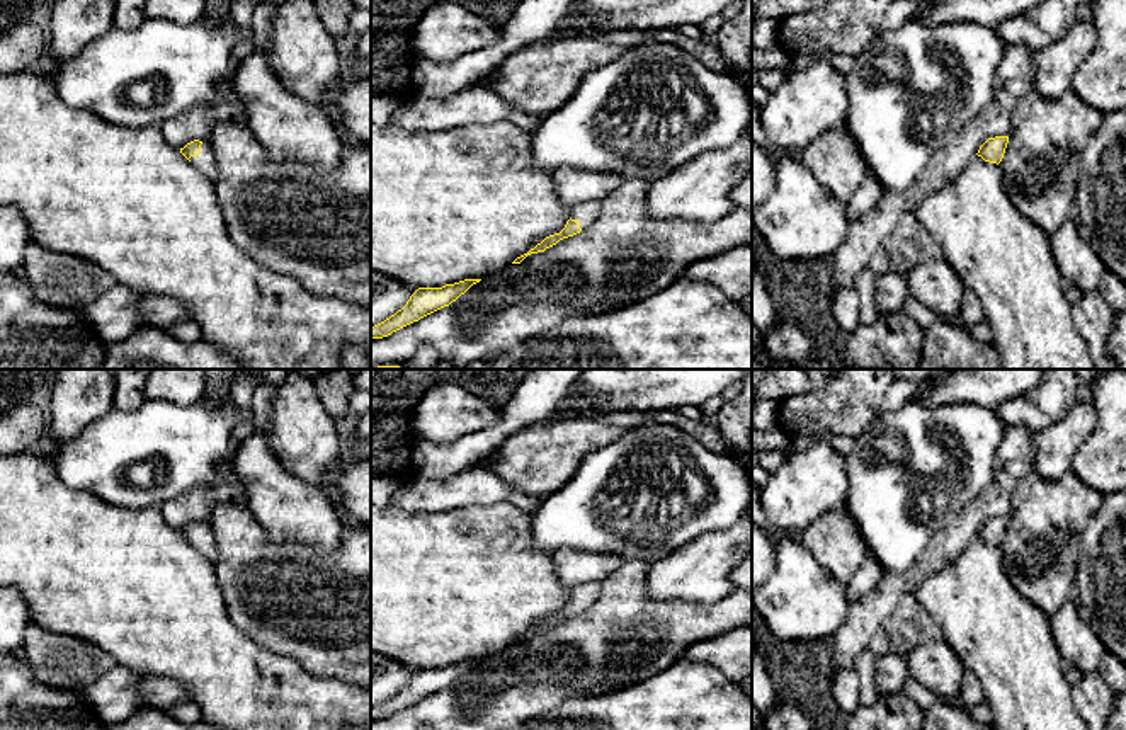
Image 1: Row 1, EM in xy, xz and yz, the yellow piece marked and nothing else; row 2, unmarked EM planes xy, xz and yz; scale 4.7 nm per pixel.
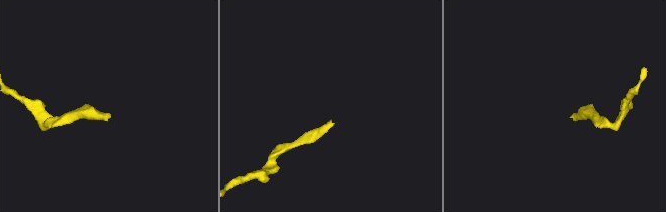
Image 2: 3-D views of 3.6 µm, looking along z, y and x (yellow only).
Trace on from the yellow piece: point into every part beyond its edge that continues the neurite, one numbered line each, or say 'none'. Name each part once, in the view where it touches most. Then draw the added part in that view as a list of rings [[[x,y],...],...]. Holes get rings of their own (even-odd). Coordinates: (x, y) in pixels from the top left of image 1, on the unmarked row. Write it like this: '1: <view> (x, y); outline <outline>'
1: xy (204, 543); outline [[[208,524],[201,526],[201,534],[189,539],[191,545],[211,563],[216,560],[216,541]]]

